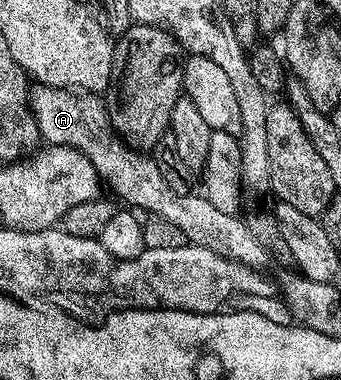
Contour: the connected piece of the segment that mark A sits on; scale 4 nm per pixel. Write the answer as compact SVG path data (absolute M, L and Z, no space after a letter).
M37 83L29 86L28 94L32 119L38 124L38 137L44 139L46 145L67 145L80 150L96 167L99 178L115 193L113 196L119 202L127 201L130 204L127 206L143 214L159 217L180 227L191 245L208 247L208 251L229 261L238 261L250 269L265 270L270 257L249 224L245 220L242 222L241 216L224 215L224 211L212 207L204 195L194 197L193 192L172 191L164 175L160 175L160 167L153 156L139 151L119 136L110 121L107 102L99 94L86 91L79 95L73 89L57 89Z

